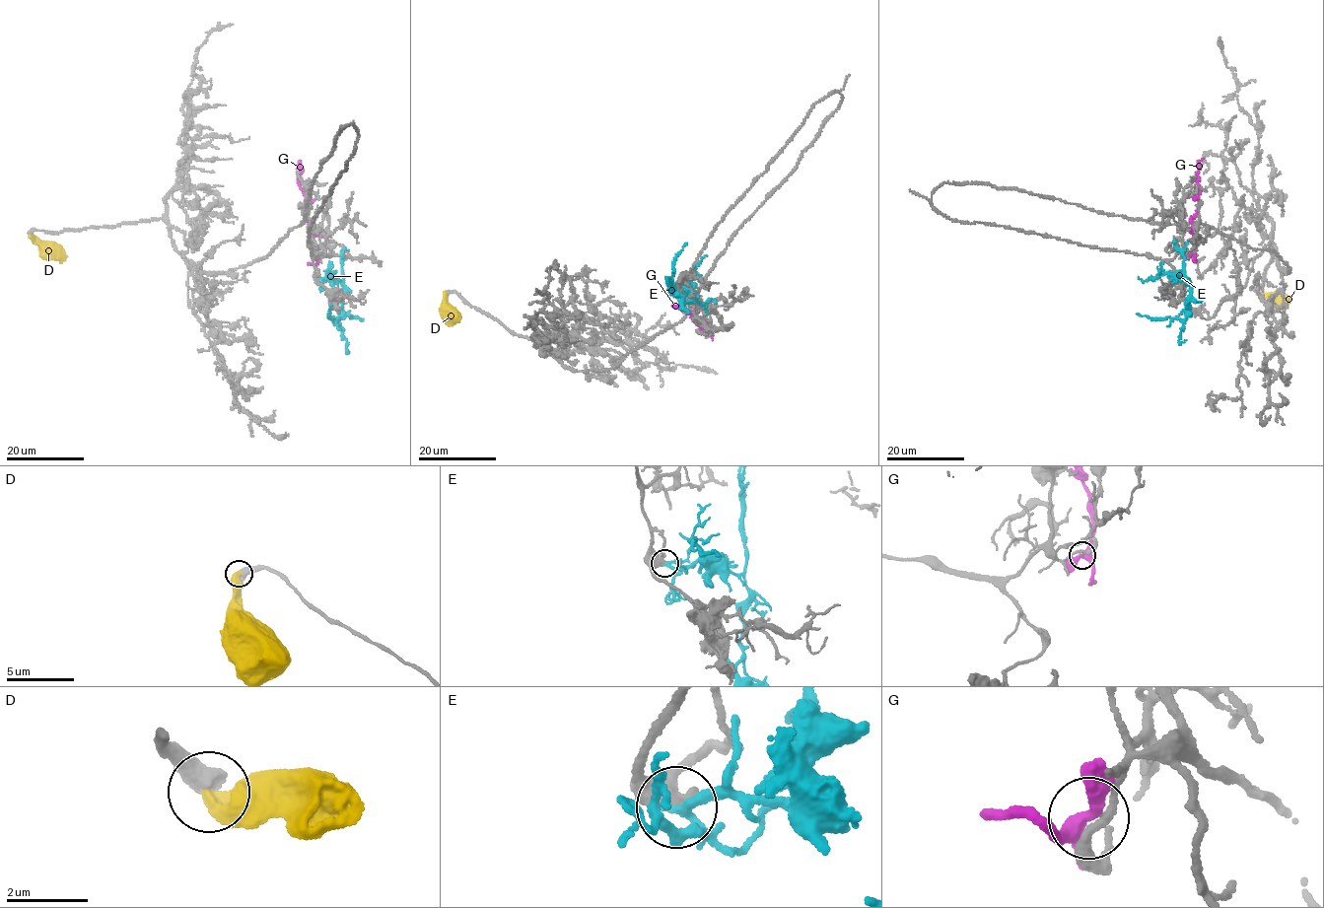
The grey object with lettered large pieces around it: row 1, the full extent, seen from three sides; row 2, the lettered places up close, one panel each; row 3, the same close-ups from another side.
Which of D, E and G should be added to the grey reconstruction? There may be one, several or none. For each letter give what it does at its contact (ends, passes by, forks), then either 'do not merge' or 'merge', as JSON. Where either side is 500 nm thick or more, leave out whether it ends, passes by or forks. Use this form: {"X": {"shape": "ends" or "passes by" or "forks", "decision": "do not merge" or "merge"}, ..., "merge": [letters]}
{"D": {"decision": "merge"}, "E": {"shape": "forks", "decision": "merge"}, "G": {"shape": "forks", "decision": "do not merge"}, "merge": ["D", "E"]}

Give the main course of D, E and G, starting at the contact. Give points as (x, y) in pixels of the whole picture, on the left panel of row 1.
D: (30, 234), (50, 244), (66, 258)
E: (318, 279), (333, 278), (341, 284), (340, 315), (335, 321), (327, 314), (331, 305)
G: (316, 257), (313, 248), (313, 232), (307, 215), (306, 192), (299, 179), (302, 161)

